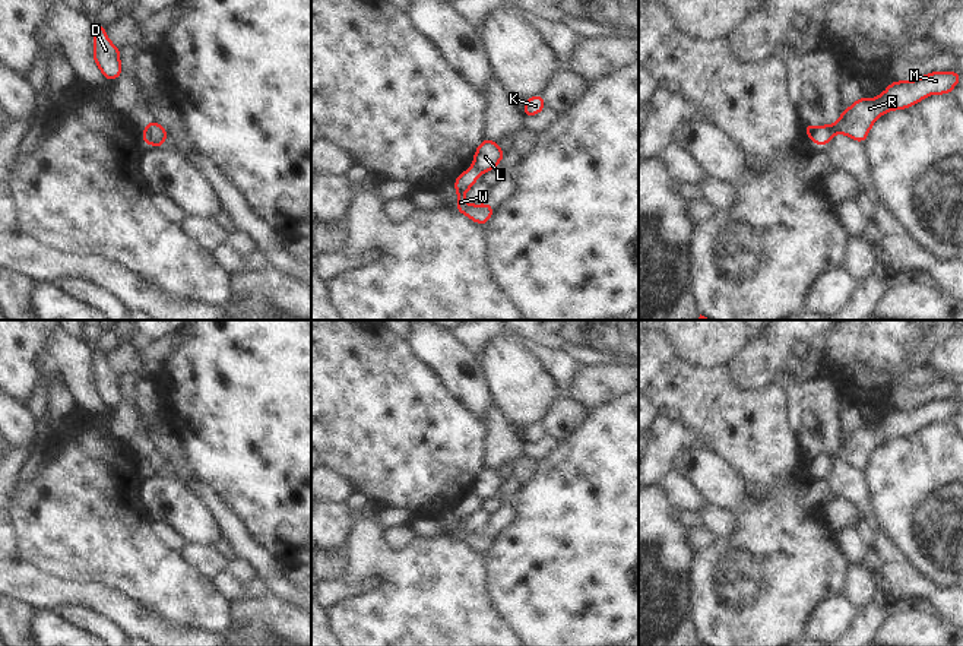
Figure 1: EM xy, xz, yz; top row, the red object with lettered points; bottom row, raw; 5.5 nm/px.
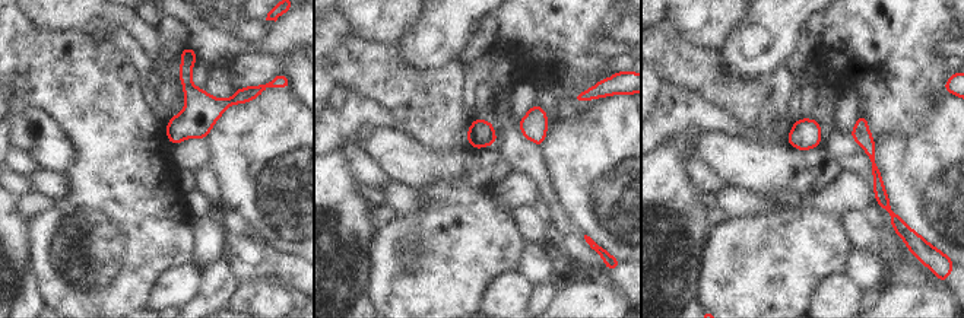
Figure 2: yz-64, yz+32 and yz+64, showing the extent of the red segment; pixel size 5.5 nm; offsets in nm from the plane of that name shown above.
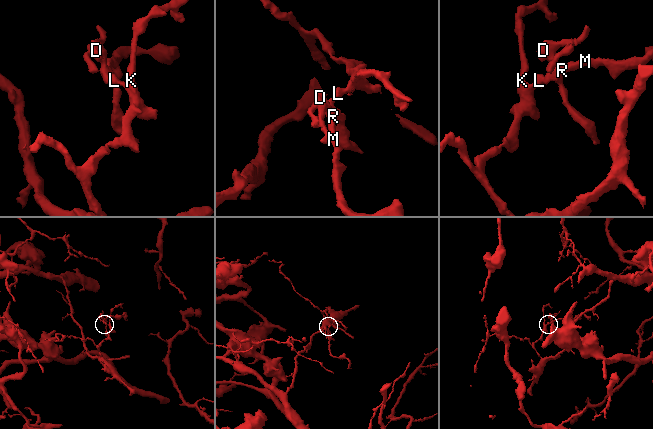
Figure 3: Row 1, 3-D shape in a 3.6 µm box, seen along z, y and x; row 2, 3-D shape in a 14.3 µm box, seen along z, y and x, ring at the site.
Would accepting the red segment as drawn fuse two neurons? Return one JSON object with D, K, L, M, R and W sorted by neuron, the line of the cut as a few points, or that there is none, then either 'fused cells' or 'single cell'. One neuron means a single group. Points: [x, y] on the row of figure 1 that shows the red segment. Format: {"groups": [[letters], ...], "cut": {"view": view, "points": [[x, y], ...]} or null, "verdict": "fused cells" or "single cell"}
{"groups": [["D", "M", "R", "W"], ["K", "L"]], "cut": {"view": "yz", "points": [[817, 129], [813, 139]]}, "verdict": "fused cells"}

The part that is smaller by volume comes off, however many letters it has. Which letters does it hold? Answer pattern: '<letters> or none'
D, M, R, W

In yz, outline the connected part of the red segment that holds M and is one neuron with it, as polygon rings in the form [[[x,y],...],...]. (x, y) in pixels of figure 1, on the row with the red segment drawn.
[[[931,72],[912,82],[894,80],[874,99],[859,98],[852,107],[840,113],[836,124],[824,124],[817,129],[814,143],[824,148],[836,133],[865,143],[874,121],[893,110],[906,110],[924,98],[951,94],[960,82],[960,72]]]

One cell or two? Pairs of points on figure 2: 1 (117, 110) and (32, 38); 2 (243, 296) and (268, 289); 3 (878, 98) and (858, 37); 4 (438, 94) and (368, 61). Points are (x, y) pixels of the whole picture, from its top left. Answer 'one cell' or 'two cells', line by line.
1: one cell
2: one cell
3: one cell
4: one cell

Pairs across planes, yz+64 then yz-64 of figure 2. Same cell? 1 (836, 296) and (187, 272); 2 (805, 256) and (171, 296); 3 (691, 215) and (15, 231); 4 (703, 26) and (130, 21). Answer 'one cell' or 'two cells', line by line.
1: one cell
2: two cells
3: one cell
4: one cell

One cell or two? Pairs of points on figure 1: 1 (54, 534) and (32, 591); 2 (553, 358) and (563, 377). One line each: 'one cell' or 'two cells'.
1: two cells
2: one cell

